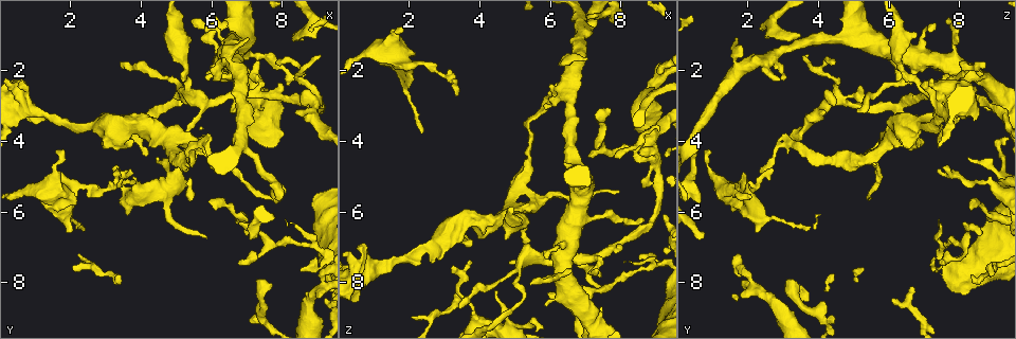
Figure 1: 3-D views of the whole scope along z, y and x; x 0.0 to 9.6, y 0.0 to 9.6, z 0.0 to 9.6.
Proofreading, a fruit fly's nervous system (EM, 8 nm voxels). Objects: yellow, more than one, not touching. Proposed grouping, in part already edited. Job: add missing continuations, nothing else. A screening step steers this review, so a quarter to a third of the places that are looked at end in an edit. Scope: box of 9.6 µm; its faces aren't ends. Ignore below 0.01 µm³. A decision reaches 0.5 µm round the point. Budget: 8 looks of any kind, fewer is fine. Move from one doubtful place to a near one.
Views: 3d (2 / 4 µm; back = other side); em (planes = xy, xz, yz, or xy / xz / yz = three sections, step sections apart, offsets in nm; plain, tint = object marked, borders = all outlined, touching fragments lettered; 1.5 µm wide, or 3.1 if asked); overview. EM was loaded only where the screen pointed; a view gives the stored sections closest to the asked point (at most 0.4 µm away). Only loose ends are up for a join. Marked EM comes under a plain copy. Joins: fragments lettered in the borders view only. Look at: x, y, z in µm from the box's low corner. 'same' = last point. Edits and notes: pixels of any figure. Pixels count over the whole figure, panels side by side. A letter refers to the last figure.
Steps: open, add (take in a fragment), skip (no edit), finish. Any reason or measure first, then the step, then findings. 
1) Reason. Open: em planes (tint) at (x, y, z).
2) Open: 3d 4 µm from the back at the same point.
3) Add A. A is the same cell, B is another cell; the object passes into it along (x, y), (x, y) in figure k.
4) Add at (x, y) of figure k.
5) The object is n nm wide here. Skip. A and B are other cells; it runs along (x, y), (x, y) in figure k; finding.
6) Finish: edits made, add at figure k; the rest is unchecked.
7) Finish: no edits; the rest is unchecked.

An open end. Open: em planes (borders) at (1.65, 4.30, 0.90).

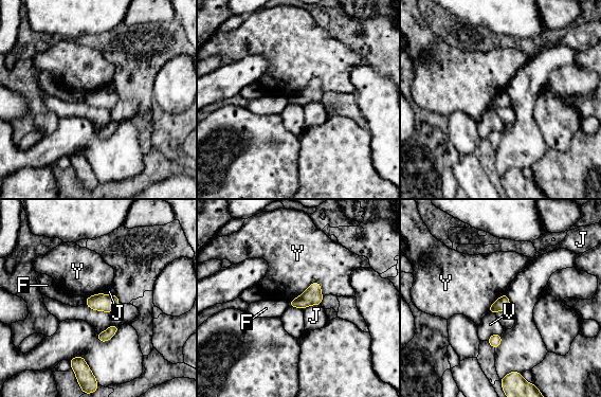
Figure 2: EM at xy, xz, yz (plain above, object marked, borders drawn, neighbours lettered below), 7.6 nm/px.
The longest contact is with Y, 280 nm. Skip. F, J, V and Y are other cells; none of them fits.

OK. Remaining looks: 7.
Branch stops here. Open: em xz step 8 (borders) at (1.90, 6.60, 2.25).

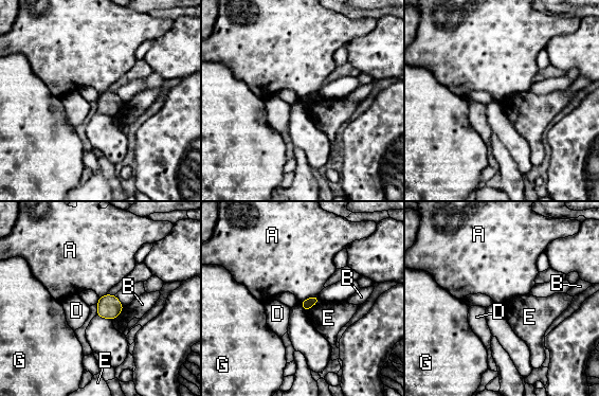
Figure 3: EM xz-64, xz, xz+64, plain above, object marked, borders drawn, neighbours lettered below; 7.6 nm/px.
Open: em yz step 4 (borders) at the same point.

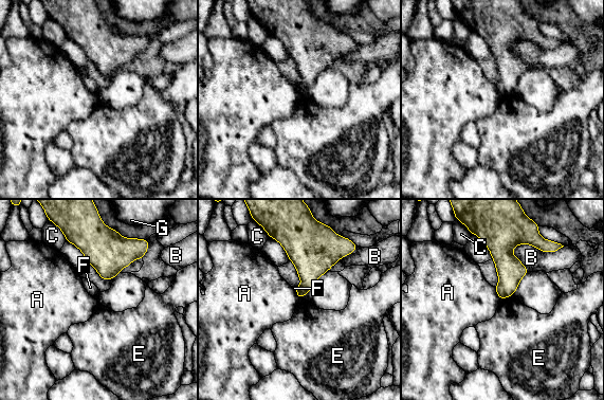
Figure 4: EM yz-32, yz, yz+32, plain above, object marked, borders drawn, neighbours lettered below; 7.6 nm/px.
Skip. A, B, C, E, F and G are other cells; a border runs along (511, 295), (500, 300) in figure 4; no lettered fragment goes on from it.

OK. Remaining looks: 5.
Thin end. Open: em planes (tint) at (3.40, 1.90, 8.75).

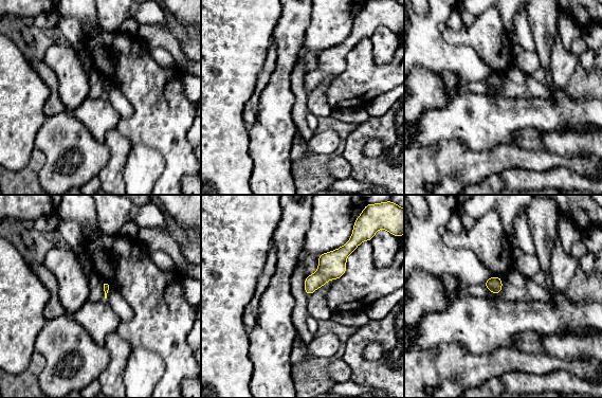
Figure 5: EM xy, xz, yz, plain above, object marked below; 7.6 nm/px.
Open: em planes (borders) at the same point.

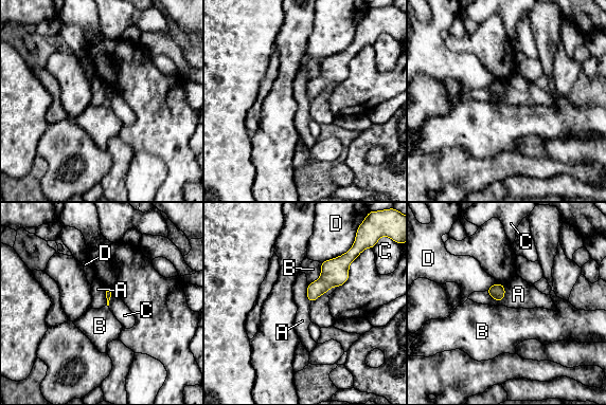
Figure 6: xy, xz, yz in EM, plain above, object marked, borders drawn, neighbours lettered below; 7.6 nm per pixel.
Skip. A, B, C and D are other cells; none of them fits.

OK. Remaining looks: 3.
Finish: no edits; the rest is unchecked.

